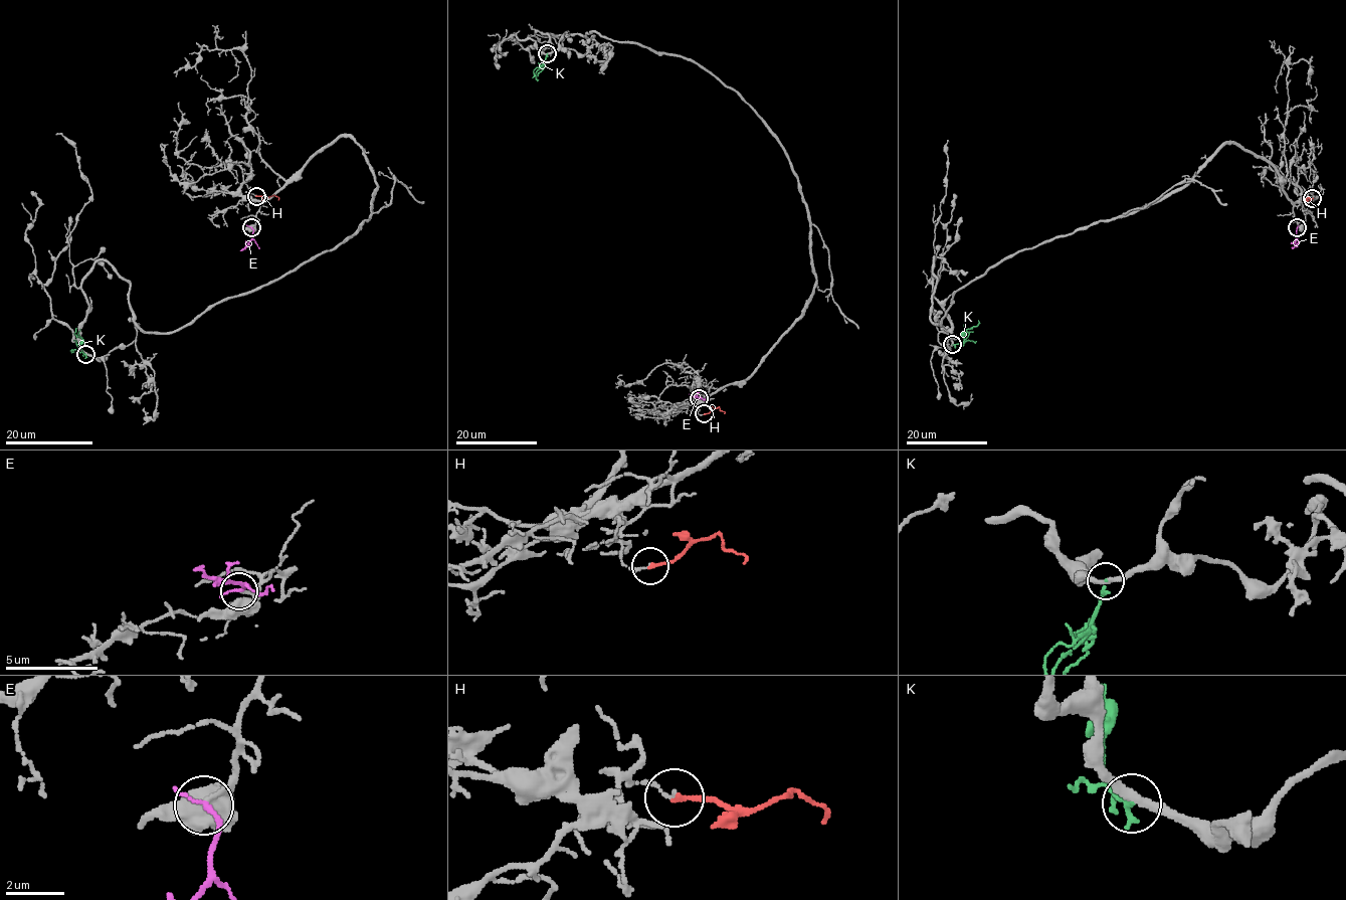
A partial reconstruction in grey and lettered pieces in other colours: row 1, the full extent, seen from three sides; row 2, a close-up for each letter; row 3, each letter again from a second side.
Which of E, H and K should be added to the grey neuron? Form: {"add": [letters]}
{"add": ["E"]}

